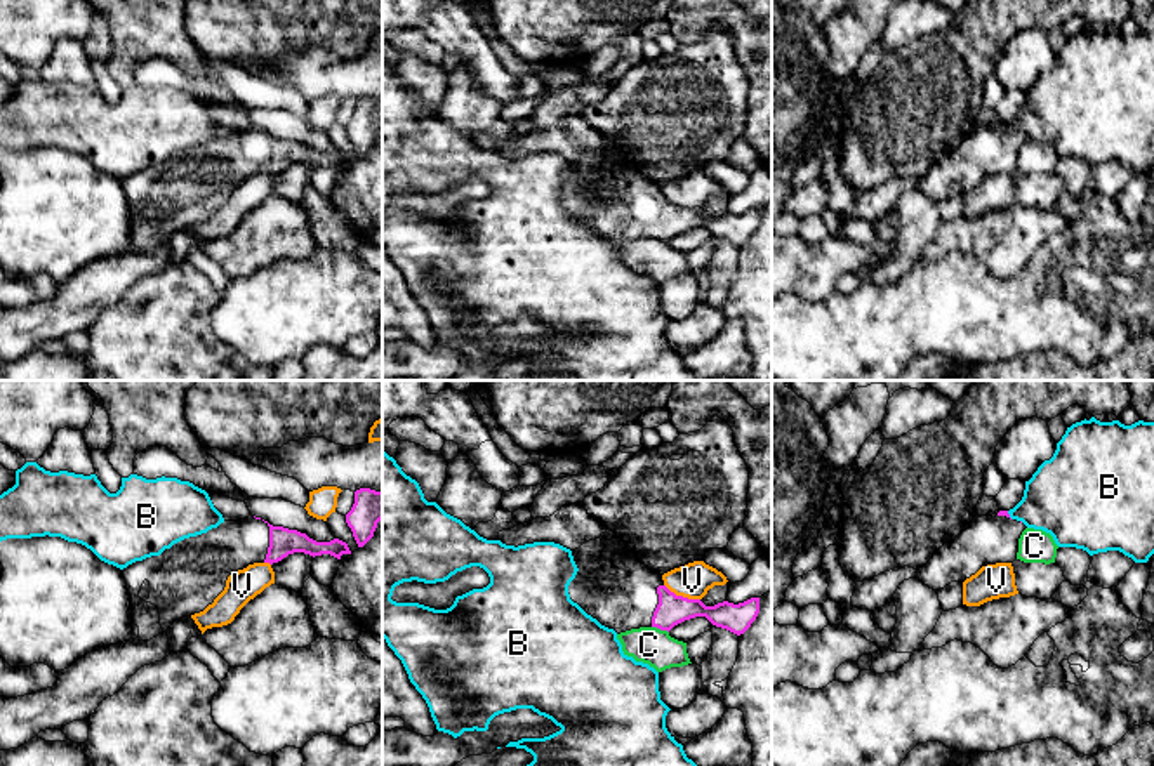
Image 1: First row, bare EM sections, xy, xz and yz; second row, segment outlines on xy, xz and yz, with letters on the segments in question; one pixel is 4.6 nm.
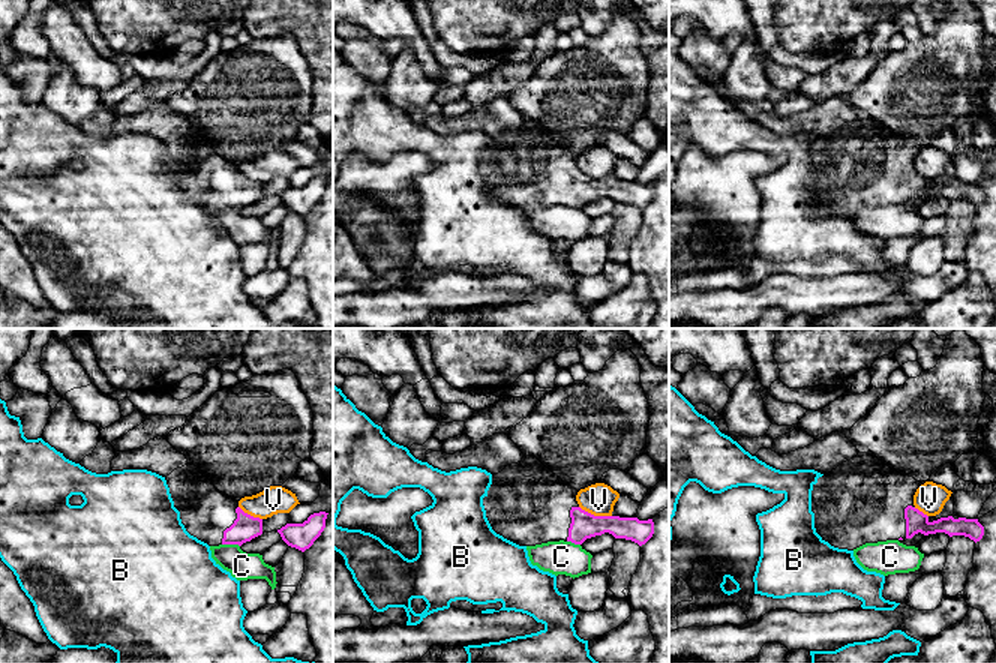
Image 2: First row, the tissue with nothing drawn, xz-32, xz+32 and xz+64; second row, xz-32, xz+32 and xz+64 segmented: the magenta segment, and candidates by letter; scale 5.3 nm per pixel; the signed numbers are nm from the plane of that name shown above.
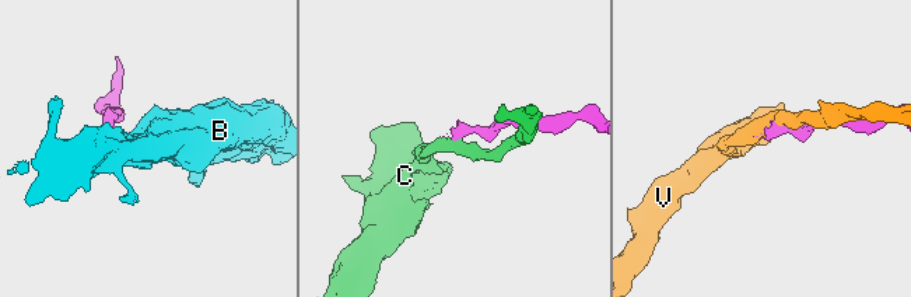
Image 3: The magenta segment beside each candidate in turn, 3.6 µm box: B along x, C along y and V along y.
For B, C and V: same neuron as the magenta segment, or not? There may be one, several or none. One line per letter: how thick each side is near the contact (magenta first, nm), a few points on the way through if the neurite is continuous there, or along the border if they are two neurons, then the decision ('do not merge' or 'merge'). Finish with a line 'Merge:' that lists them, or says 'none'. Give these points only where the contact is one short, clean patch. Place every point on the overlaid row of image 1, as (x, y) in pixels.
B: calibres 30 and 320 nm; border yz (1007, 511), (1012, 518); do not merge
C: calibres 140 and 170 nm; border xz (652, 626), (668, 633); do not merge
V: calibres 140 and 160 nm; do not merge
Merge: none

